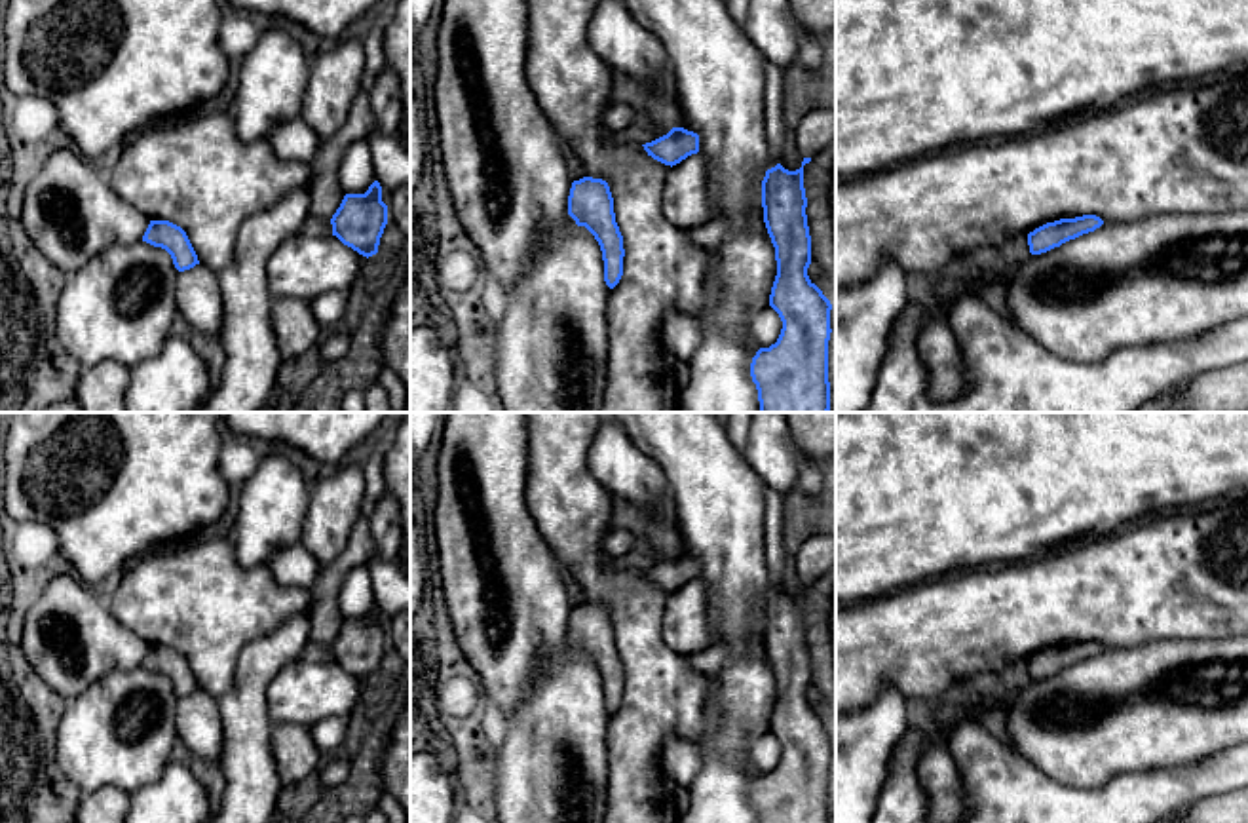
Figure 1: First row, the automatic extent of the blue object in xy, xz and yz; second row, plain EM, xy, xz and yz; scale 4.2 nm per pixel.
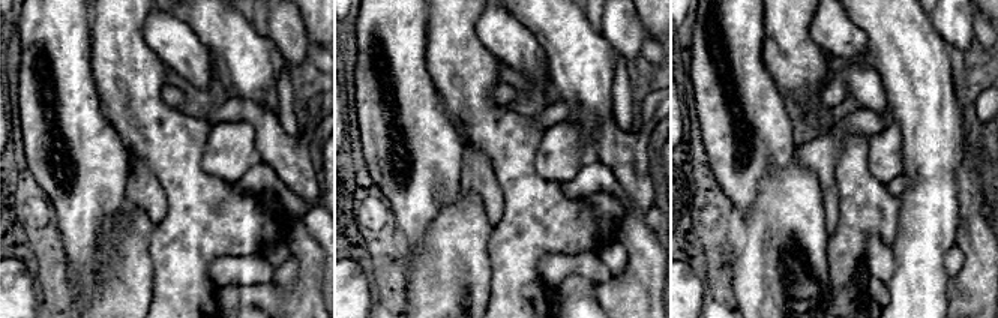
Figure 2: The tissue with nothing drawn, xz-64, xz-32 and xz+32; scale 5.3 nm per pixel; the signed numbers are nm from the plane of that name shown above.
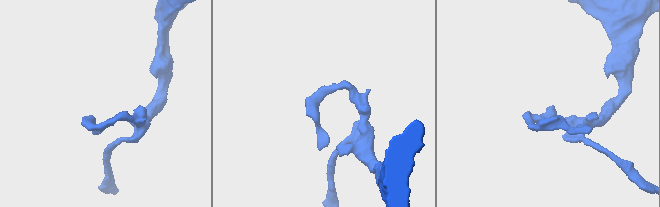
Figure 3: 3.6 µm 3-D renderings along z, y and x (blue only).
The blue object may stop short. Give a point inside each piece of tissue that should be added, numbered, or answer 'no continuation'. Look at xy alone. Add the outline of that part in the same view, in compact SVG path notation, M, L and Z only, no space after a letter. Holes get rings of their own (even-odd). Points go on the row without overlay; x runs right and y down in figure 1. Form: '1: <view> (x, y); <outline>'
no continuation

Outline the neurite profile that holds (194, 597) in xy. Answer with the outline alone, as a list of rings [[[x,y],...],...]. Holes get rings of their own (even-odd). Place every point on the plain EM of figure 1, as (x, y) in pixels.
[[[226,536],[205,542],[194,538],[135,559],[125,566],[108,608],[150,646],[180,652],[199,690],[220,698],[234,684],[241,650],[287,618],[310,610],[312,601],[310,589],[279,585],[268,563],[243,568],[236,559],[234,538]]]

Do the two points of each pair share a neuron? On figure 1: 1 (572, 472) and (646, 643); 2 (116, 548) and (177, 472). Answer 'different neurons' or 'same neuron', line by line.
1: same neuron
2: same neuron

